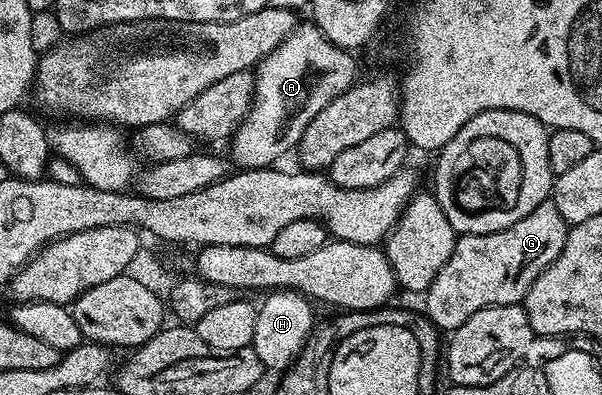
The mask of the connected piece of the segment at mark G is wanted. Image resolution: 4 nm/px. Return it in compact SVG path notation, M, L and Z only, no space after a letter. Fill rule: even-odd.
M551 202L535 206L527 218L519 218L515 226L482 236L458 235L451 258L435 274L428 292L424 293L424 315L439 330L452 330L463 326L471 314L484 308L498 308L508 304L521 304L527 290L539 274L563 250L567 225L563 214Z

